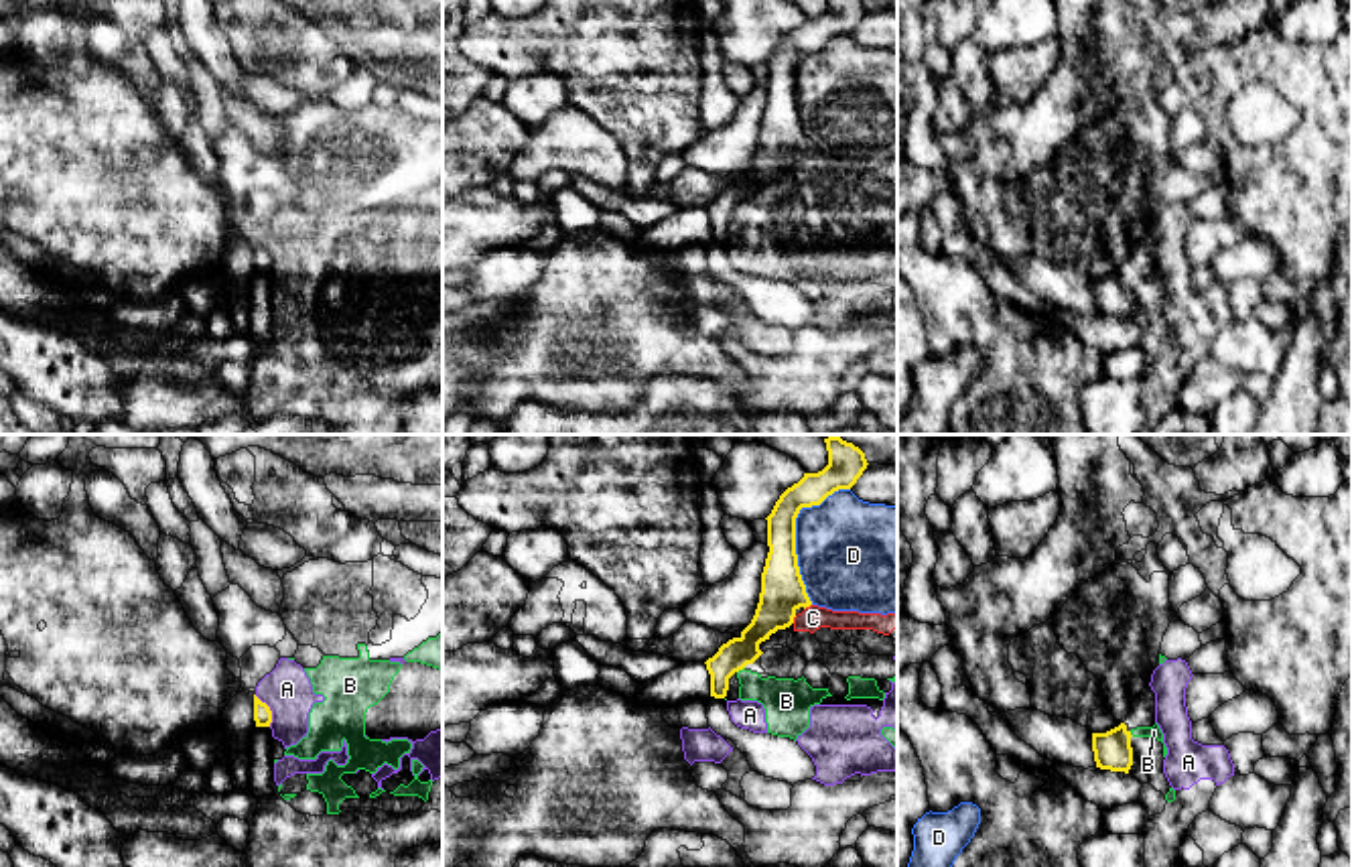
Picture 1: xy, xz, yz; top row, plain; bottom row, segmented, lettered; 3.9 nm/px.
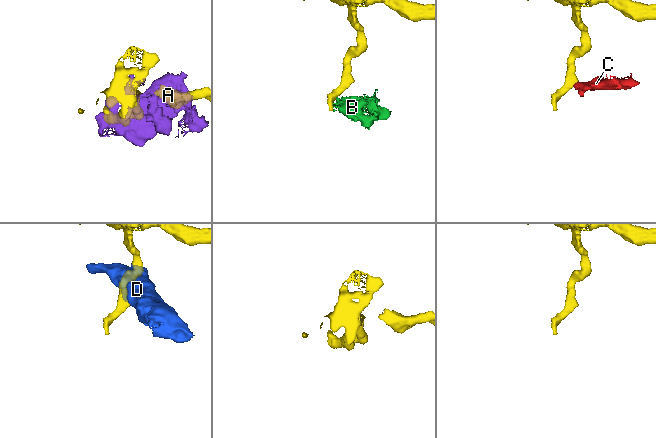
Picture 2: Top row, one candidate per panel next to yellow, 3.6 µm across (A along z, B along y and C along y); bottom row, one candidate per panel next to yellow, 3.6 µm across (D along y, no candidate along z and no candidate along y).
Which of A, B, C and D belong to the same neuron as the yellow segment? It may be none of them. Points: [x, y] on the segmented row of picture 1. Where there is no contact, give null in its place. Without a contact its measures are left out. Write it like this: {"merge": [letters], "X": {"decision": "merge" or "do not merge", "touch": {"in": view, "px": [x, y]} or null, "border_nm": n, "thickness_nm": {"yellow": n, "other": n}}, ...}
{"merge": [], "A": {"decision": "do not merge", "touch": {"in": "xy", "px": [268, 709]}, "border_nm": 140, "thickness_nm": {"yellow": 80, "other": 190}}, "B": {"decision": "do not merge", "touch": {"in": "xz", "px": [739, 669]}, "border_nm": 40, "thickness_nm": {"yellow": 130, "other": 190}}, "C": {"decision": "do not merge", "touch": {"in": "xz", "px": [806, 606]}, "border_nm": 40, "thickness_nm": {"yellow": 180, "other": 100}}, "D": {"decision": "do not merge", "touch": {"in": "xz", "px": [794, 532]}, "border_nm": 480, "thickness_nm": {"yellow": 180, "other": 440}}}

